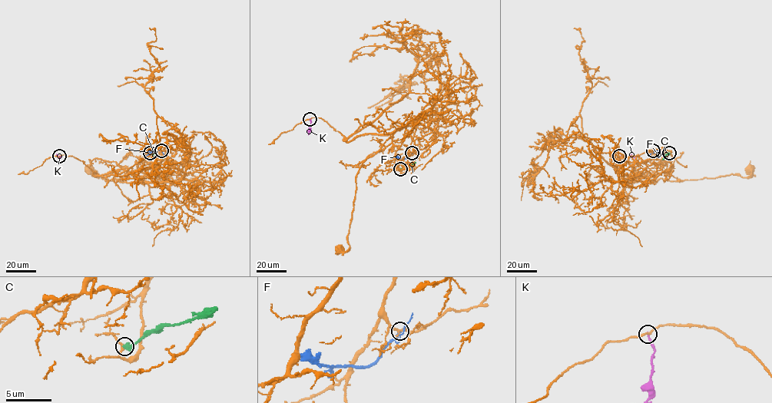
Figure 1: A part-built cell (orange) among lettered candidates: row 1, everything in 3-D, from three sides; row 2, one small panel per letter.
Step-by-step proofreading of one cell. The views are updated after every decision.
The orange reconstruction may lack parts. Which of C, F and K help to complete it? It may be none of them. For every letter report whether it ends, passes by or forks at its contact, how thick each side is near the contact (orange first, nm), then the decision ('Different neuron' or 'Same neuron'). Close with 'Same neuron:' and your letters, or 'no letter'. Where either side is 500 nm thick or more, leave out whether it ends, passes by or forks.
C: It ends there. Thickness 200 nm (orange) against 480 nm. Different neuron
F: It ends there. Thickness 220 nm (orange) against 260 nm. Different neuron
K: It ends there. Thickness 160 nm (orange) against 190 nm. Different neuron
Same neuron: no letter

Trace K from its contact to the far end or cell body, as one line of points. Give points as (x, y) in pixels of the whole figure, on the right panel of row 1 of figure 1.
K: (619, 156), (635, 158)

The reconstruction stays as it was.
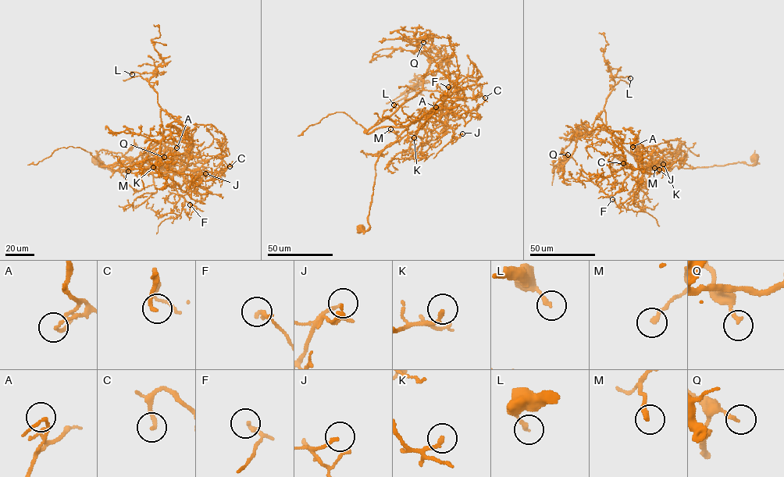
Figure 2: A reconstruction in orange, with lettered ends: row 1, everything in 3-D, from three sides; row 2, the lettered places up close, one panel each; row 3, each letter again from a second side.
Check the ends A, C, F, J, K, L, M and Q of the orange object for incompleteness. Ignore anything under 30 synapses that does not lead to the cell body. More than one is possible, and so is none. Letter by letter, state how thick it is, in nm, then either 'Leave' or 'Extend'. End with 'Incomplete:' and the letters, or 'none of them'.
A: Thickness 130 nm. Leave
C: Thickness 200 nm. Leave
F: Thickness 150 nm. Leave
J: Thickness 140 nm. Leave
K: Thickness 200 nm. Leave
L: Thickness 200 nm. Leave
M: Thickness 200 nm. Leave
Q: Thickness 170 nm. Leave
Incomplete: none of them

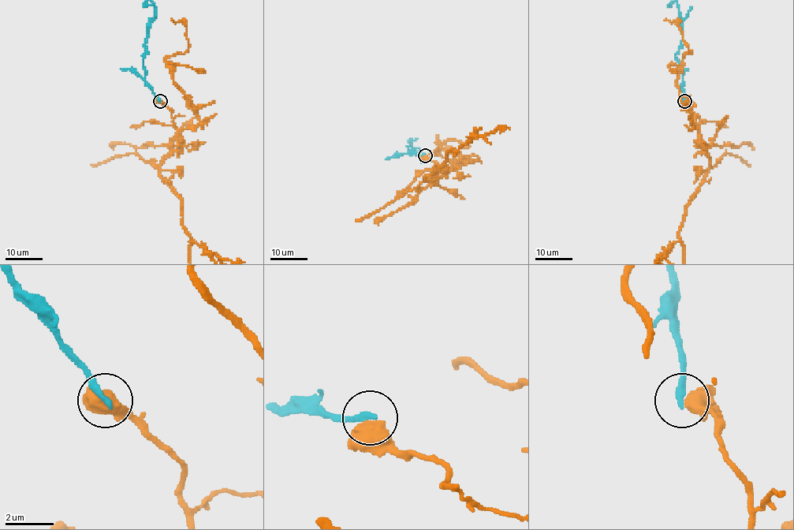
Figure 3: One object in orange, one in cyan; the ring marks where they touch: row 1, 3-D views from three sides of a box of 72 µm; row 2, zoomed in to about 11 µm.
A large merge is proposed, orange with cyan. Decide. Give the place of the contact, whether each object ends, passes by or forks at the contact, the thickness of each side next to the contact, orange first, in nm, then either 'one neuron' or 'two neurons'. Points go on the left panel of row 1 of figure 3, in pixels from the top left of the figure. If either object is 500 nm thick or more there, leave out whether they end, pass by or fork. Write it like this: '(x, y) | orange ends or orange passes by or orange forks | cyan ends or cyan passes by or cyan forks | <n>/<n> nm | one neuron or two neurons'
(160, 101) | 700/300 nm | two neurons

